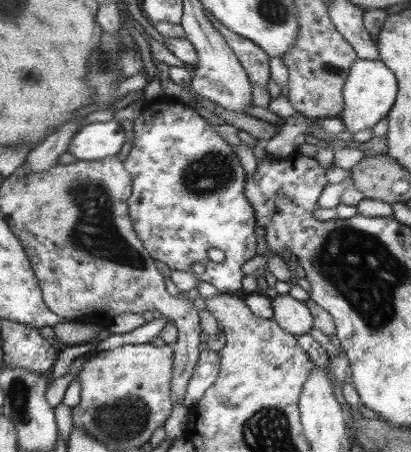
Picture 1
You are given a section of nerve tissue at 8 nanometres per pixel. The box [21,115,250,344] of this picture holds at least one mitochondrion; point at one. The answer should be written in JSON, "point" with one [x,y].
{"point":[95,232]}

